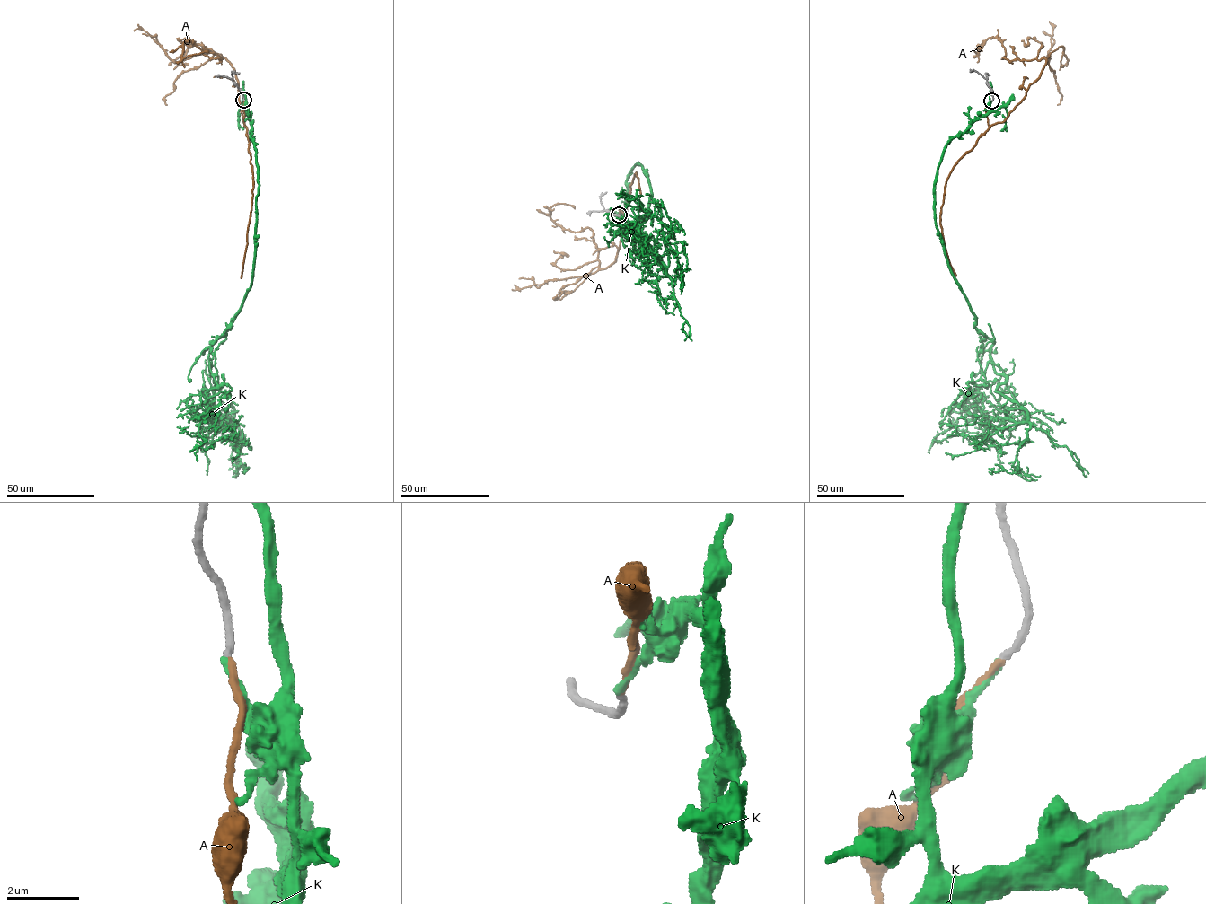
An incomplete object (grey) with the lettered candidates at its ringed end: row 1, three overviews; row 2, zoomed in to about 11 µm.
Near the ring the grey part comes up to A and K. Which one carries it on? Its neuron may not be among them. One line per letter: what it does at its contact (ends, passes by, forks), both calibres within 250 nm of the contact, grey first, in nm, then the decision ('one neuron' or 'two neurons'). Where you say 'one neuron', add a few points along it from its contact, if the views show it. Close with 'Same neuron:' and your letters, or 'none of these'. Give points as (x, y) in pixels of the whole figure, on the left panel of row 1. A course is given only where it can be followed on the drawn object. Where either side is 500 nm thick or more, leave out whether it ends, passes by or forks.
A: it ends; calibres 200 and 170 nm; one neuron; course (243, 100), (244, 125), (230, 63), (220, 55), (211, 58), (190, 41), (183, 43), (181, 58), (208, 50)
K: it ends; calibres 200 and 140 nm; two neurons
Same neuron: A

